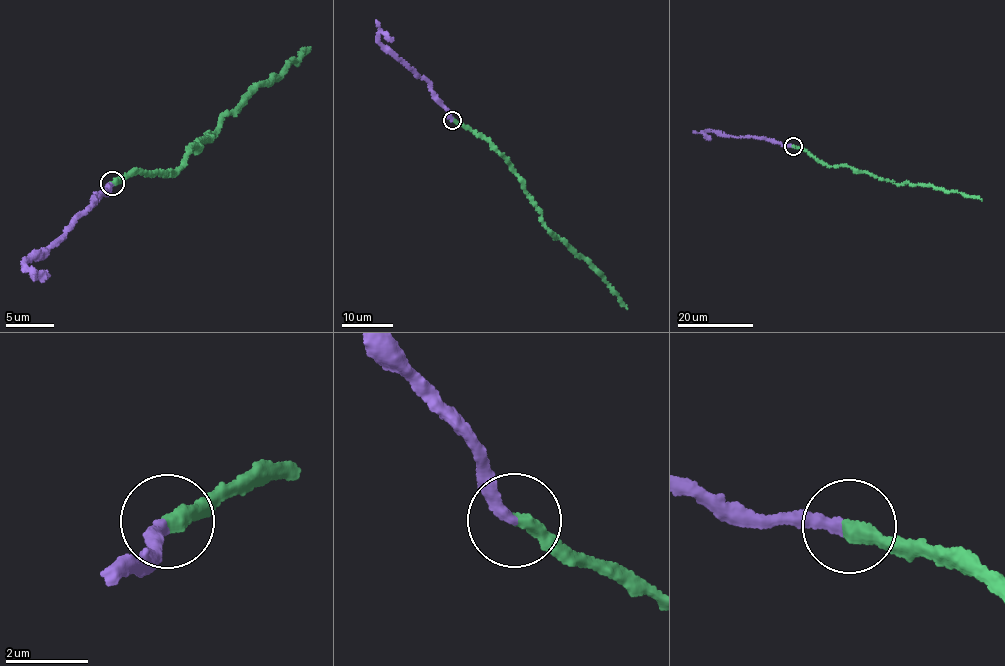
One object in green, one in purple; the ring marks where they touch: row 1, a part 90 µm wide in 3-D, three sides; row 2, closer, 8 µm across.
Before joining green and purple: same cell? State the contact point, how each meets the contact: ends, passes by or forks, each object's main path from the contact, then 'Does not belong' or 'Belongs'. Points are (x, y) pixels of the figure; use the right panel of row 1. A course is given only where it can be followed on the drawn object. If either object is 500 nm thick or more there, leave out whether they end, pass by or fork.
Place: (793, 146). At the ring green ends. At the ring purple ends. Course of green: (793, 146), (828, 165), (849, 165), (854, 170), (864, 171), (898, 184), (935, 186), (982, 200). Course of purple: (793, 146), (748, 136), (704, 132), (710, 139). Does not belong

